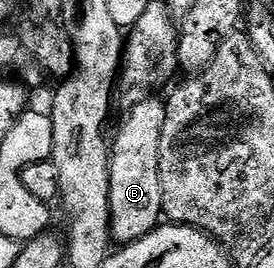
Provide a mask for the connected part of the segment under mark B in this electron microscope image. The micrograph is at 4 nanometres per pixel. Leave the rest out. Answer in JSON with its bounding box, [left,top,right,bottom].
[109,95,166,244]

